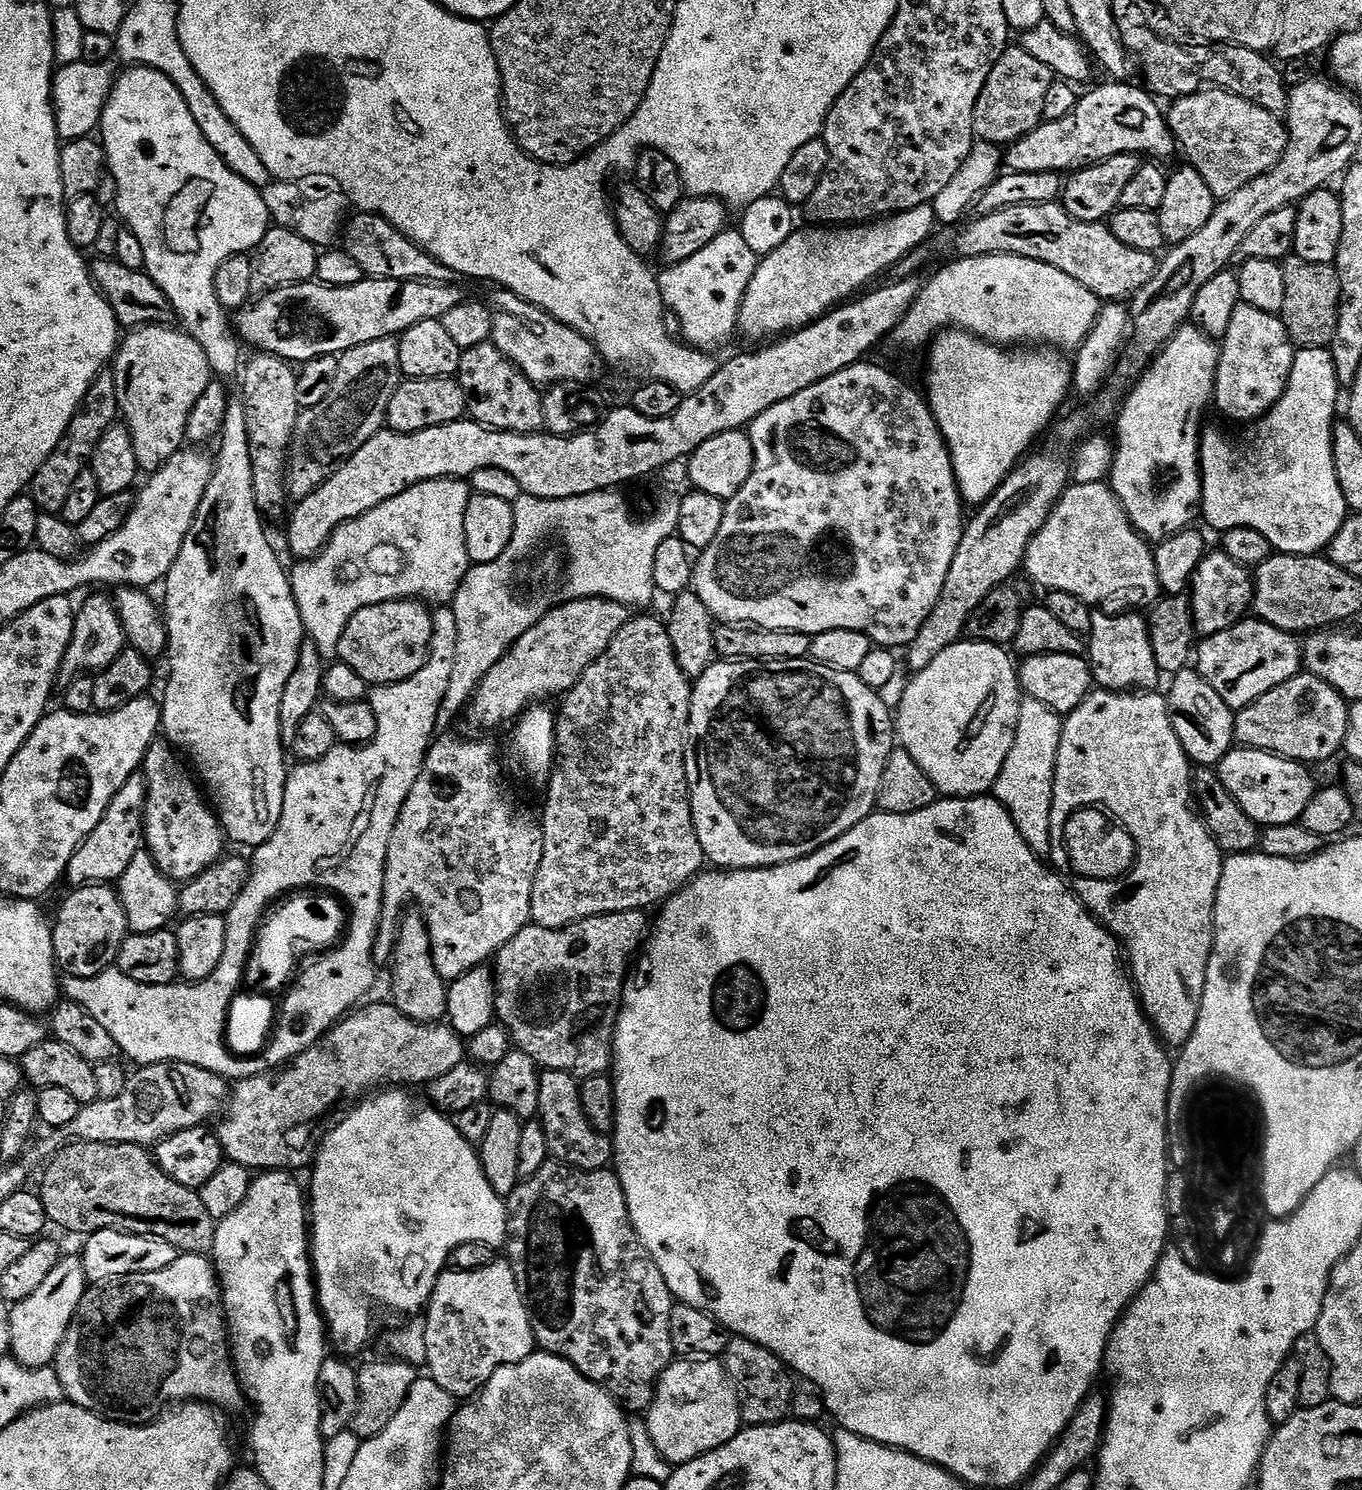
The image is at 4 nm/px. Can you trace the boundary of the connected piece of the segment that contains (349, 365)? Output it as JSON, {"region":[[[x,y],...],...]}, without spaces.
{"region":[[[382,338],[343,353],[338,359],[338,375],[330,394],[318,406],[301,411],[292,447],[288,449],[286,469],[286,491],[293,501],[314,494],[322,482],[329,480],[385,427],[390,398],[394,398],[394,390],[398,390],[402,379],[399,349],[395,339]]]}

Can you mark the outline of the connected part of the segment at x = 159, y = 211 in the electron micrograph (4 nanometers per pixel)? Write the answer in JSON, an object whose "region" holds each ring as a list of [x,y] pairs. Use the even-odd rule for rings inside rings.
{"region":[[[128,66],[123,70],[125,72],[121,76],[119,73],[115,77],[112,93],[108,96],[98,129],[99,139],[104,145],[106,168],[110,173],[111,183],[112,180],[116,183],[117,210],[115,209],[115,211],[118,213],[119,219],[132,231],[134,238],[138,238],[138,242],[142,242],[142,254],[146,254],[144,271],[148,273],[148,277],[158,286],[158,290],[162,290],[162,294],[166,294],[175,319],[177,321],[181,320],[179,323],[182,325],[183,331],[192,336],[194,342],[198,342],[198,346],[202,346],[202,350],[210,362],[210,370],[213,377],[228,378],[224,376],[232,376],[235,372],[237,375],[242,368],[242,359],[240,360],[242,341],[234,327],[233,321],[230,319],[229,309],[220,305],[220,299],[216,293],[216,275],[218,274],[218,266],[222,266],[222,262],[226,262],[235,256],[251,253],[260,245],[262,238],[268,232],[270,217],[266,202],[263,200],[263,191],[250,186],[250,182],[238,178],[238,174],[234,174],[234,170],[230,170],[226,166],[226,162],[222,162],[222,158],[218,158],[218,154],[214,154],[214,146],[210,146],[210,142],[206,142],[206,138],[202,138],[202,130],[198,130],[198,122],[194,122],[194,118],[190,115],[190,106],[186,106],[186,98],[182,98],[178,86],[174,86],[174,82],[170,82],[170,78],[166,78],[164,74],[153,68]]]}

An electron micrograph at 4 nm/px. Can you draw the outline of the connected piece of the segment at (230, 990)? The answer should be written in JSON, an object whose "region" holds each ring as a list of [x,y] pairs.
{"region":[[[437,607],[432,612],[432,648],[422,670],[397,684],[382,684],[371,689],[370,703],[377,718],[377,732],[372,740],[359,746],[336,746],[321,760],[297,763],[297,768],[289,771],[278,830],[274,830],[268,841],[255,849],[253,856],[256,857],[251,857],[252,876],[248,879],[246,890],[227,914],[226,950],[222,950],[222,962],[218,962],[218,970],[214,970],[210,978],[184,986],[188,988],[170,984],[146,986],[134,982],[134,978],[126,978],[126,974],[111,967],[94,978],[68,976],[63,981],[63,995],[82,1006],[90,1018],[95,1018],[110,1033],[110,1038],[114,1038],[121,1053],[133,1060],[133,1065],[189,1064],[222,1076],[229,1082],[240,1081],[240,1064],[232,1064],[232,1060],[224,1056],[224,1048],[220,1048],[220,1020],[225,1019],[224,1004],[228,1004],[228,996],[238,996],[236,984],[244,982],[240,968],[244,968],[244,954],[250,952],[256,941],[255,926],[261,908],[264,908],[265,900],[276,896],[280,889],[286,894],[298,894],[298,900],[326,898],[328,902],[336,901],[336,904],[338,900],[351,900],[356,910],[355,929],[337,963],[327,964],[318,972],[310,973],[306,984],[291,992],[296,1012],[300,1012],[298,1028],[304,1028],[304,1045],[311,1048],[329,1028],[361,1003],[359,1000],[371,990],[378,972],[378,965],[372,960],[372,947],[384,905],[384,871],[390,834],[394,834],[398,814],[410,790],[414,790],[414,782],[424,765],[424,755],[437,735],[435,719],[442,700],[446,698],[450,674],[454,674],[454,650],[457,646],[458,622],[454,622],[451,607]]]}

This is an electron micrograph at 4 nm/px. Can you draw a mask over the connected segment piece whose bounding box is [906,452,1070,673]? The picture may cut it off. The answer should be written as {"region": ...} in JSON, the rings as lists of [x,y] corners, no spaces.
{"region":[[[1040,452],[1031,455],[1014,469],[998,486],[988,501],[975,509],[976,517],[964,525],[962,542],[958,542],[958,554],[950,562],[950,574],[946,574],[946,586],[918,638],[906,649],[907,667],[918,673],[942,650],[957,643],[965,635],[970,614],[995,588],[1007,585],[1015,572],[1021,571],[1024,555],[1038,530],[1046,522],[1060,501],[1060,495],[1070,486],[1070,464],[1056,452]]]}

